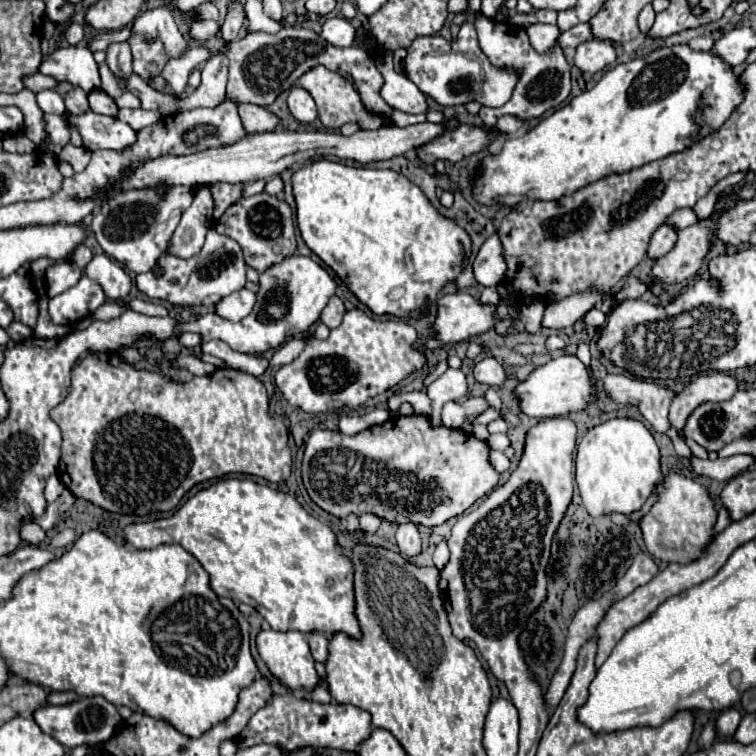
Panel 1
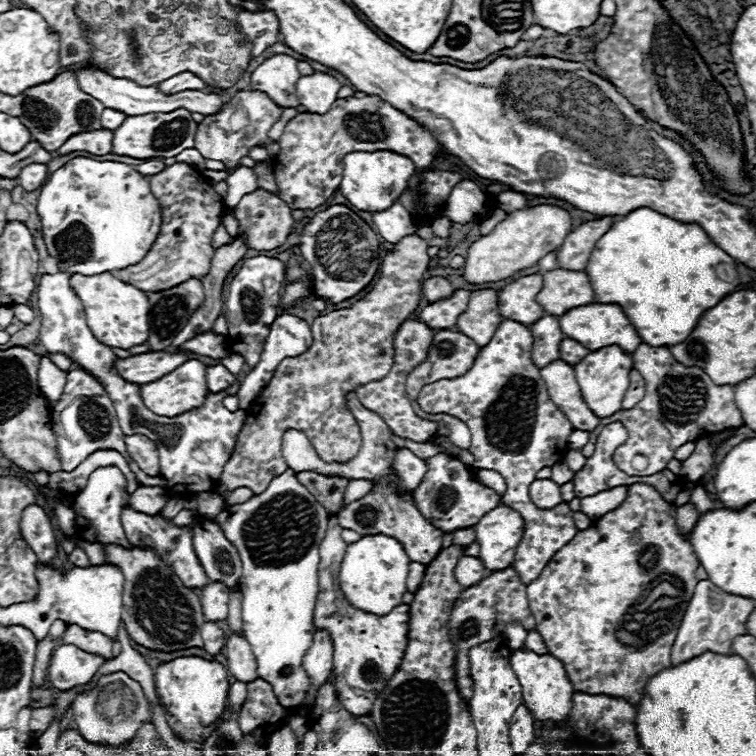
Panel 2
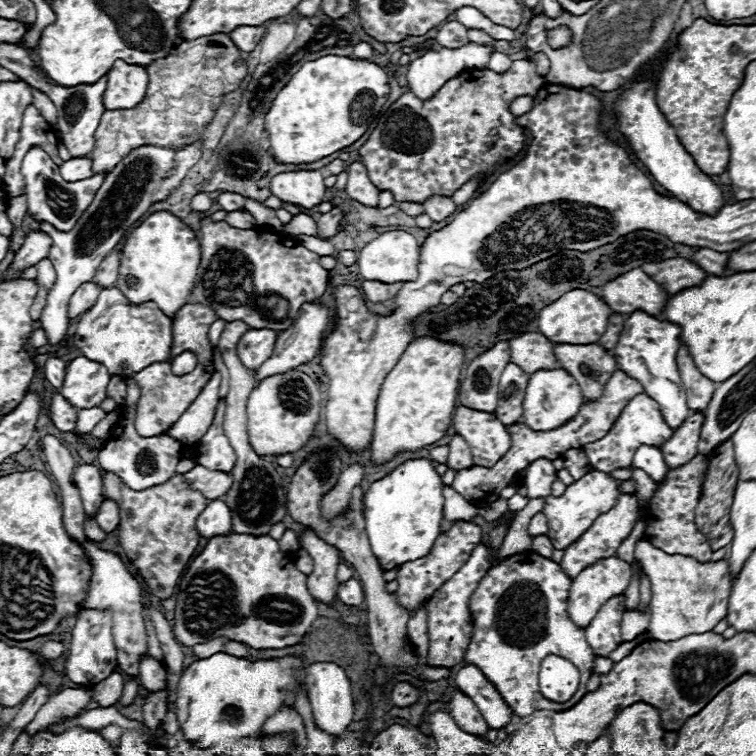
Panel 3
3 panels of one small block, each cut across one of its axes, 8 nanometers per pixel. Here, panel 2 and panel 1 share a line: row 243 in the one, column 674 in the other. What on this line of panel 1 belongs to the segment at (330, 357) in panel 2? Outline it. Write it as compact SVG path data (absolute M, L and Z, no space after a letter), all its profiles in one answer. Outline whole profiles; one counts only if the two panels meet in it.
M712 372L702 374L694 378L674 400L670 406L670 424L678 430L684 428L684 422L688 414L700 406L702 402L724 402L732 398L738 390L740 382L738 378L724 374L724 372Z

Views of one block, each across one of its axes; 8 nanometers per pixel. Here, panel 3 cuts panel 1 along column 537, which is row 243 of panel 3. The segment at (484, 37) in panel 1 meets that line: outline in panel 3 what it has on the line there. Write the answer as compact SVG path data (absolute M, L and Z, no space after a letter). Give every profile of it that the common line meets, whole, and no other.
M202 140L188 144L186 148L162 148L162 146L138 146L134 152L124 156L112 172L106 176L102 188L96 192L90 208L80 216L74 230L58 232L48 222L40 222L38 230L46 232L52 238L52 246L48 252L48 260L56 270L56 284L48 292L46 308L38 320L38 326L46 330L50 344L62 342L68 328L68 302L70 296L84 284L92 282L98 270L98 264L116 248L116 244L124 238L126 230L146 214L150 204L164 202L186 178L192 166L202 158Z

